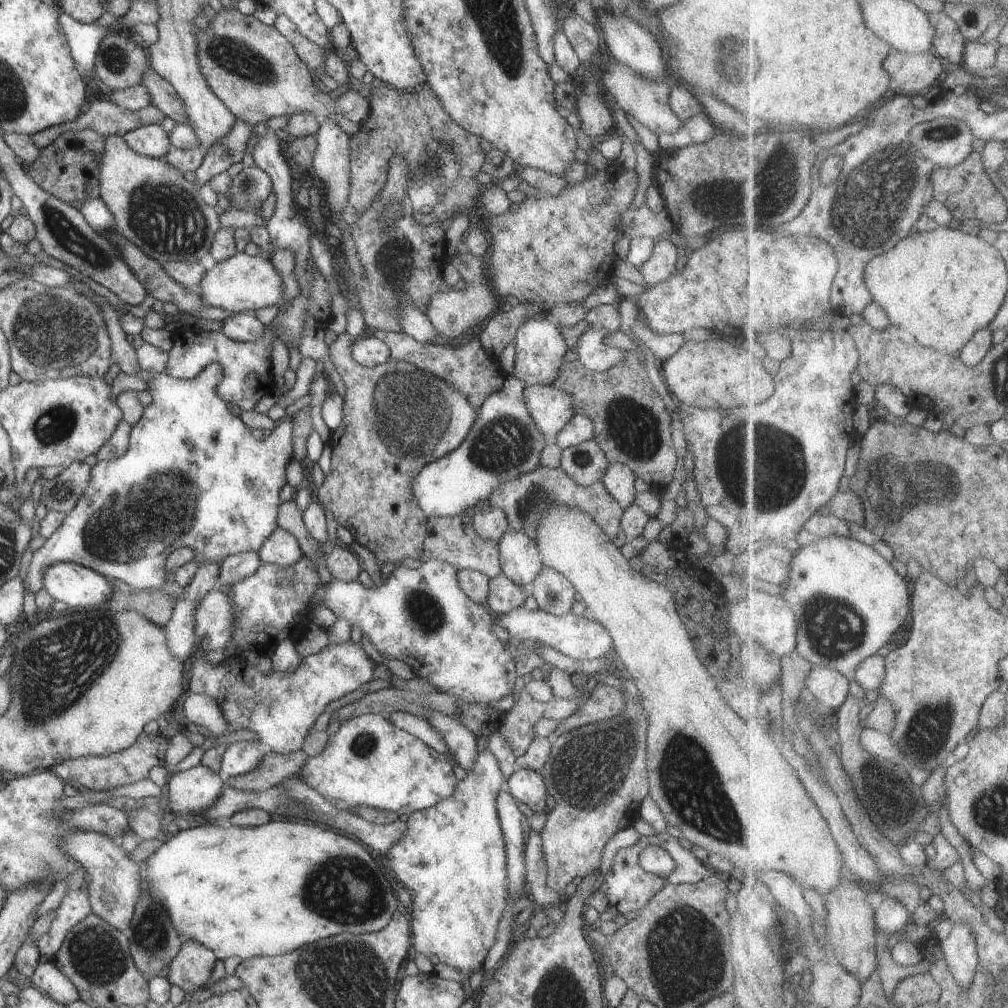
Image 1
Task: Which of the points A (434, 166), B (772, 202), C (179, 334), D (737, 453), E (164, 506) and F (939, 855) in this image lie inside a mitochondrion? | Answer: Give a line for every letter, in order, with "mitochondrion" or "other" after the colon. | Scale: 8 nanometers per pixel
A: mitochondrion
B: mitochondrion
C: other
D: mitochondrion
E: mitochondrion
F: other

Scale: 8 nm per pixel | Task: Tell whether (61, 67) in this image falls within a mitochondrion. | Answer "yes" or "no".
no

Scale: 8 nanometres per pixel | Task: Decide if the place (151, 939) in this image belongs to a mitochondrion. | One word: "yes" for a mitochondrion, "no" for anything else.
yes

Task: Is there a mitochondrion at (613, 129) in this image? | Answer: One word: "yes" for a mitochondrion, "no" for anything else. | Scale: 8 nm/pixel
no

